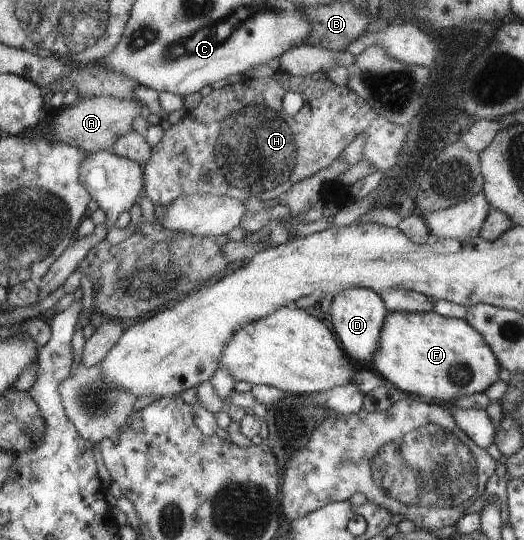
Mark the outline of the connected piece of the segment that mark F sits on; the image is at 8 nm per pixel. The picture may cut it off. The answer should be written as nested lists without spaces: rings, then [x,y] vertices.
[[[389,312],[379,332],[379,348],[375,350],[370,368],[375,369],[393,389],[433,402],[451,402],[469,394],[483,392],[499,378],[499,363],[486,340],[470,324],[460,318],[439,316],[431,312]]]

